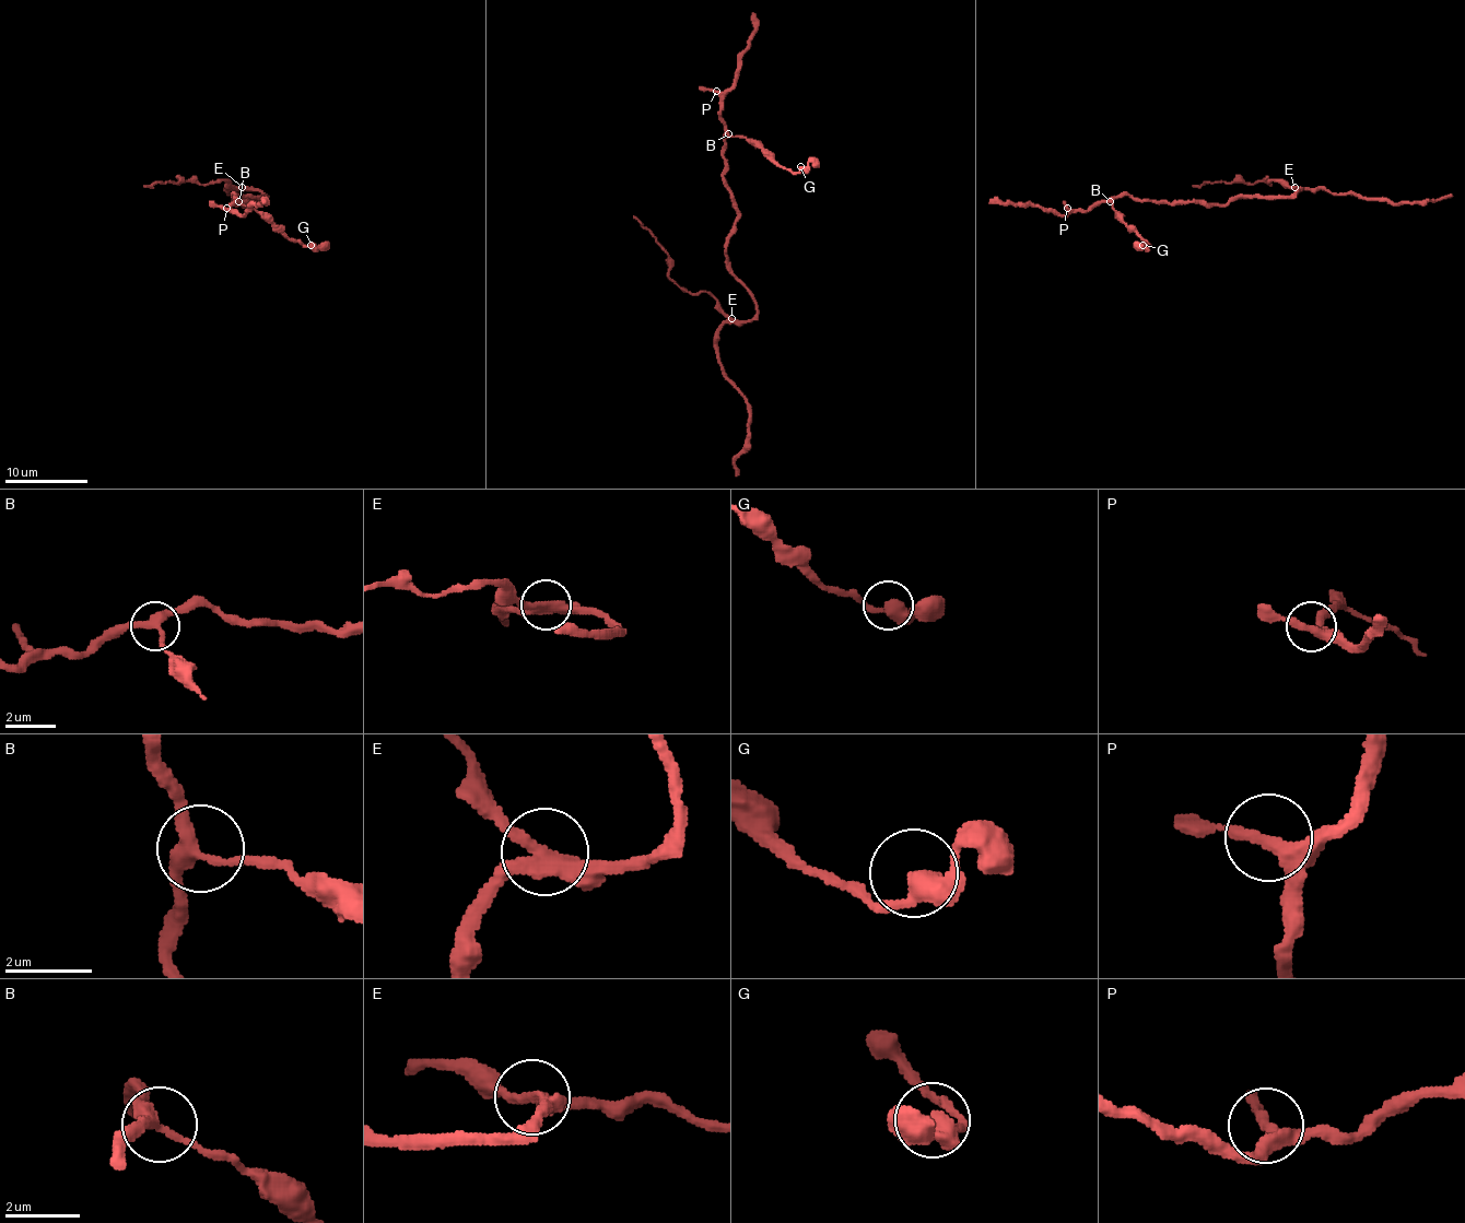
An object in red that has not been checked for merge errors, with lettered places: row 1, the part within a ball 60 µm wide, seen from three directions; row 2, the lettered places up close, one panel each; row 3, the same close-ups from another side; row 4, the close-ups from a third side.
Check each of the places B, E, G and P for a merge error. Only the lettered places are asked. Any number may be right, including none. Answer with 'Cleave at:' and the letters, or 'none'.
Cleave at: E

